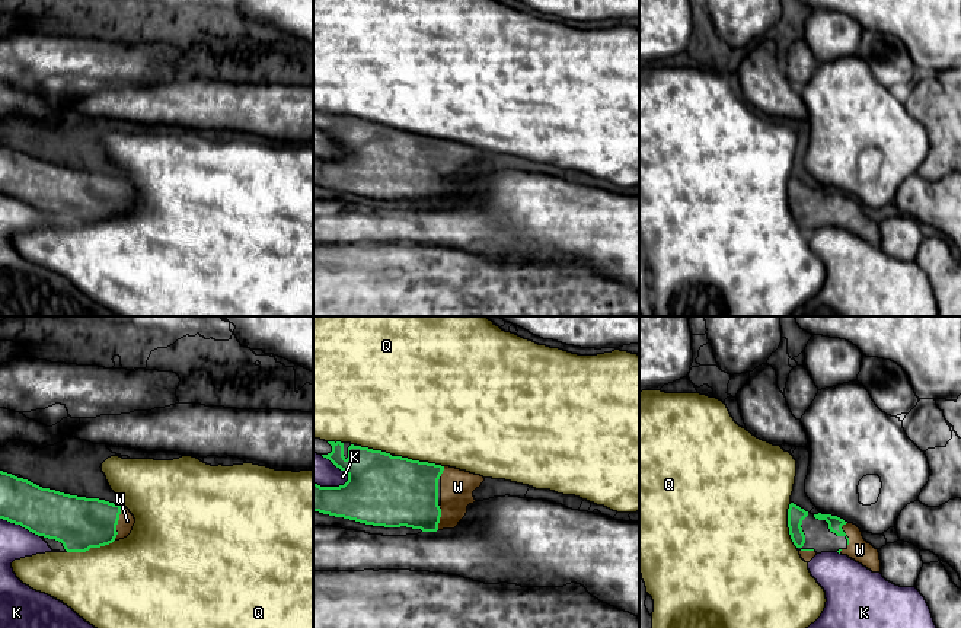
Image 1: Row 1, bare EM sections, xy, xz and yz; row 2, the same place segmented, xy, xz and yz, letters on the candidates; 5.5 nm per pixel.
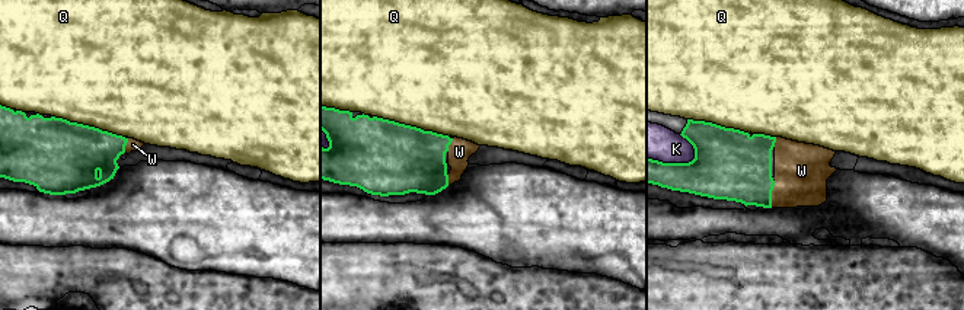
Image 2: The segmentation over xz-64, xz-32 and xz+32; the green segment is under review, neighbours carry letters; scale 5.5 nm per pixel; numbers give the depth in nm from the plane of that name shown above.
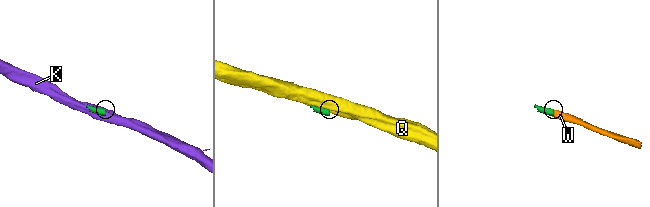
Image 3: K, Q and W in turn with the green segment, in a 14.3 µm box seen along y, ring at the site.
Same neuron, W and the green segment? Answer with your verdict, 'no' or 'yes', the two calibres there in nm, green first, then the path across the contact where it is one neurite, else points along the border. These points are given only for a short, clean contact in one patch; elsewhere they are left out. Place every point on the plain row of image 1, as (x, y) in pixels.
yes; 300 nm thick on the green side, 90 nm on the other

